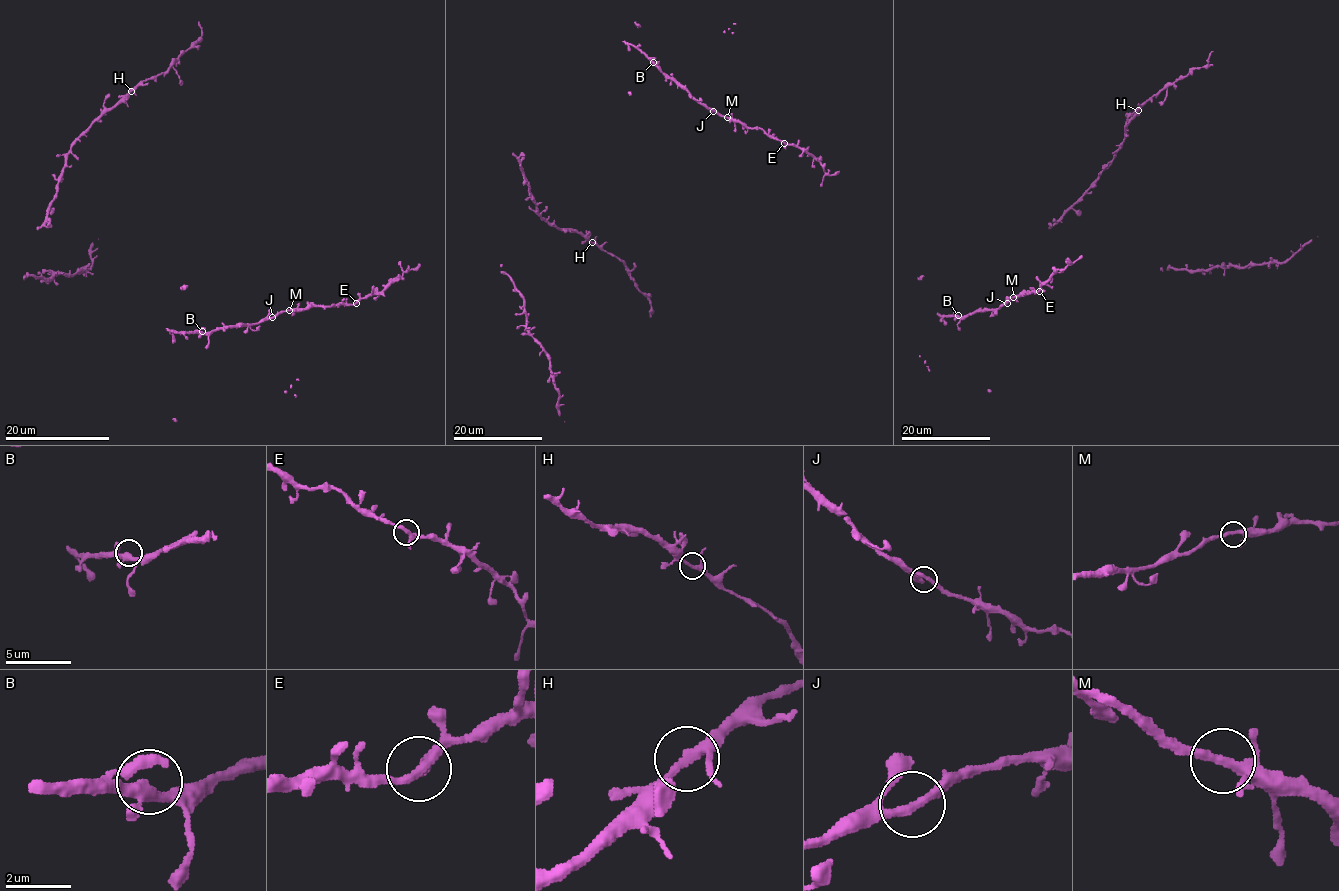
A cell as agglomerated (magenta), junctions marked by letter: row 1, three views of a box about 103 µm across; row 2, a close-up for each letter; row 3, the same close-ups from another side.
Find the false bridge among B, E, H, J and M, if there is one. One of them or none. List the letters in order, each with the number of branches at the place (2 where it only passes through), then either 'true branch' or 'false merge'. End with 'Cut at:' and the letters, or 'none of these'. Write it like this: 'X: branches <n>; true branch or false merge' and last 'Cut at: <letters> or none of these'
B: branches 3; true branch
E: branches 3; true branch
H: branches 3; true branch
J: branches 2; true branch
M: branches 3; true branch
Cut at: none of these

